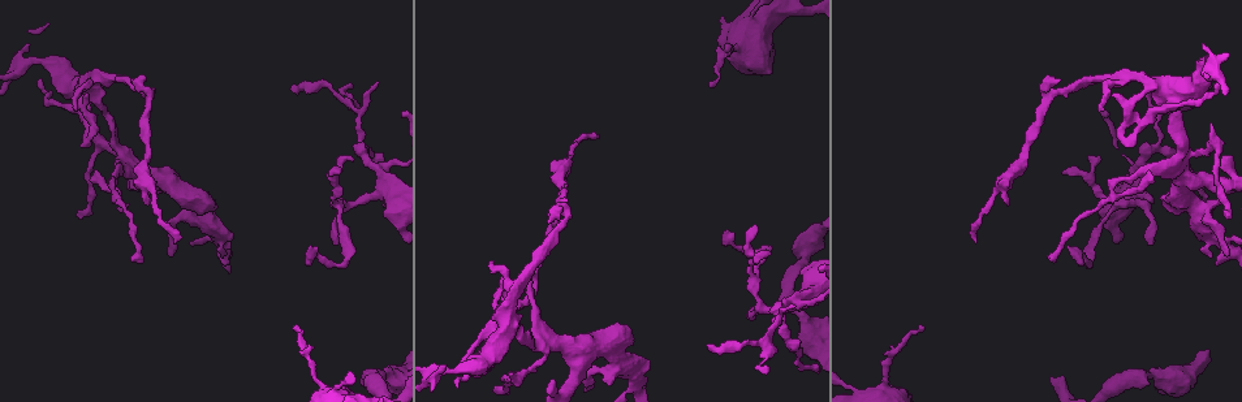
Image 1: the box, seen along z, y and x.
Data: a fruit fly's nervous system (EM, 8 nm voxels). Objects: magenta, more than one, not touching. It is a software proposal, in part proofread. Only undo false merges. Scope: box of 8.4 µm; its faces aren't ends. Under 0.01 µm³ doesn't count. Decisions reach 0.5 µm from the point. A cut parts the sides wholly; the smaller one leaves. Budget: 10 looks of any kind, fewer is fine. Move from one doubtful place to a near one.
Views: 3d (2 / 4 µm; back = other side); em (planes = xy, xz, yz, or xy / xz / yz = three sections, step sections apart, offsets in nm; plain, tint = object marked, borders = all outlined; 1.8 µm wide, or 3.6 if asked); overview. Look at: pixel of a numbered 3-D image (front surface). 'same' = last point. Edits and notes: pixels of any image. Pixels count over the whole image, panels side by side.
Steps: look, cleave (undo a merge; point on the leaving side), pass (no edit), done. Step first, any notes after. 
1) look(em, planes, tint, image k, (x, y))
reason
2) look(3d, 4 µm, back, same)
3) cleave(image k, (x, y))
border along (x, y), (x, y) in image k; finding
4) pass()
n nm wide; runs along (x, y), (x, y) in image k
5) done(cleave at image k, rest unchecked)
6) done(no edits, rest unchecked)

look(em, planes, tint, image 1, (1167, 94))
four or more arms meet

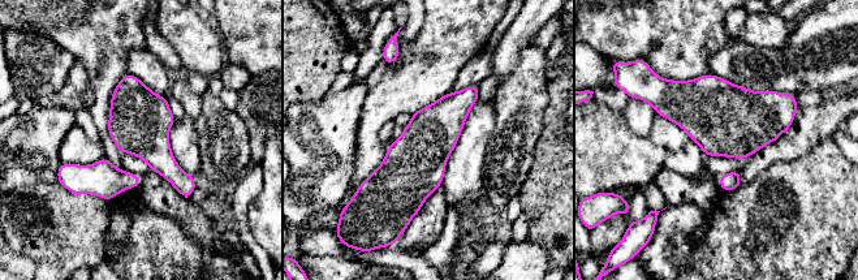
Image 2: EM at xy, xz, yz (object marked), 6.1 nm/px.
pass()
all the same cell

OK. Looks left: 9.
look(em, planes, tint, image 1, (117, 188))

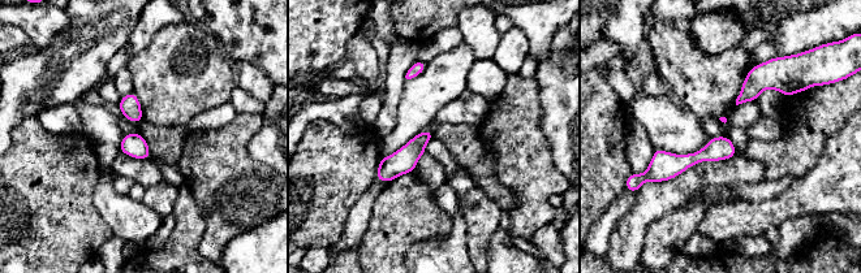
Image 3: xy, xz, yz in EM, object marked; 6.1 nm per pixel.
pass()
runs along (732, 150), (654, 165) in image 3; continuous, no second cell

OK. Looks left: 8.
look(em, planes, plain, image 1, (1216, 238))
sudden change in width

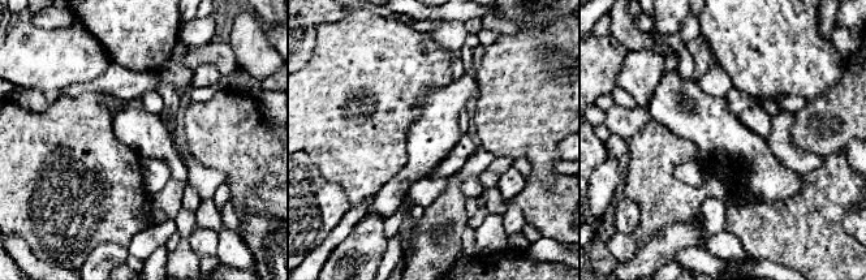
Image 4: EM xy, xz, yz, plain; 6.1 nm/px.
look(em, planes, tint, same)
with the object marked

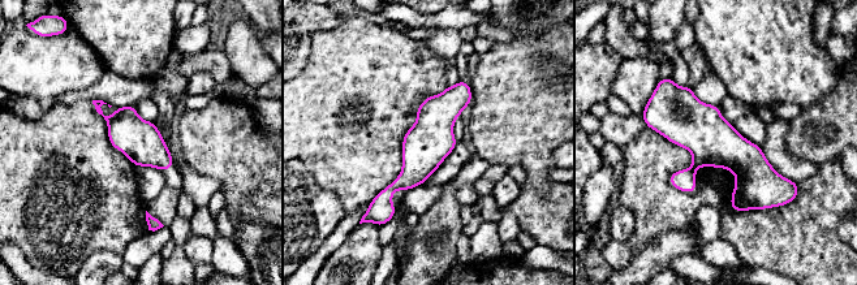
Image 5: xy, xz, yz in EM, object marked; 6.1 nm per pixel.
pass()
260 nm wide; one cell here

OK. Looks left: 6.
look(em, planes, tint, image 1, (1057, 91))
a fork

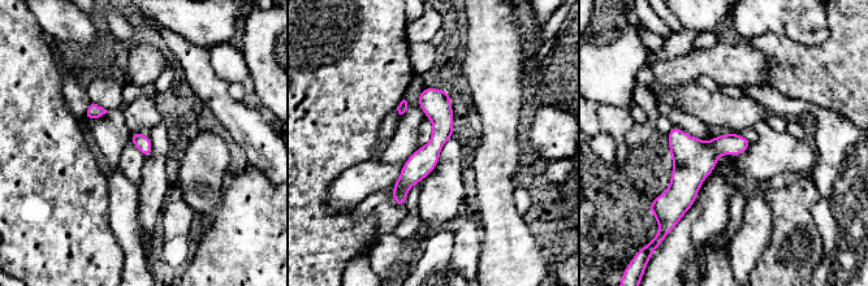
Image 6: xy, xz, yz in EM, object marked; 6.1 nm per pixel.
pass()
100 nm wide; all the same cell

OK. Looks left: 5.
done(no edits, rest unchecked)

